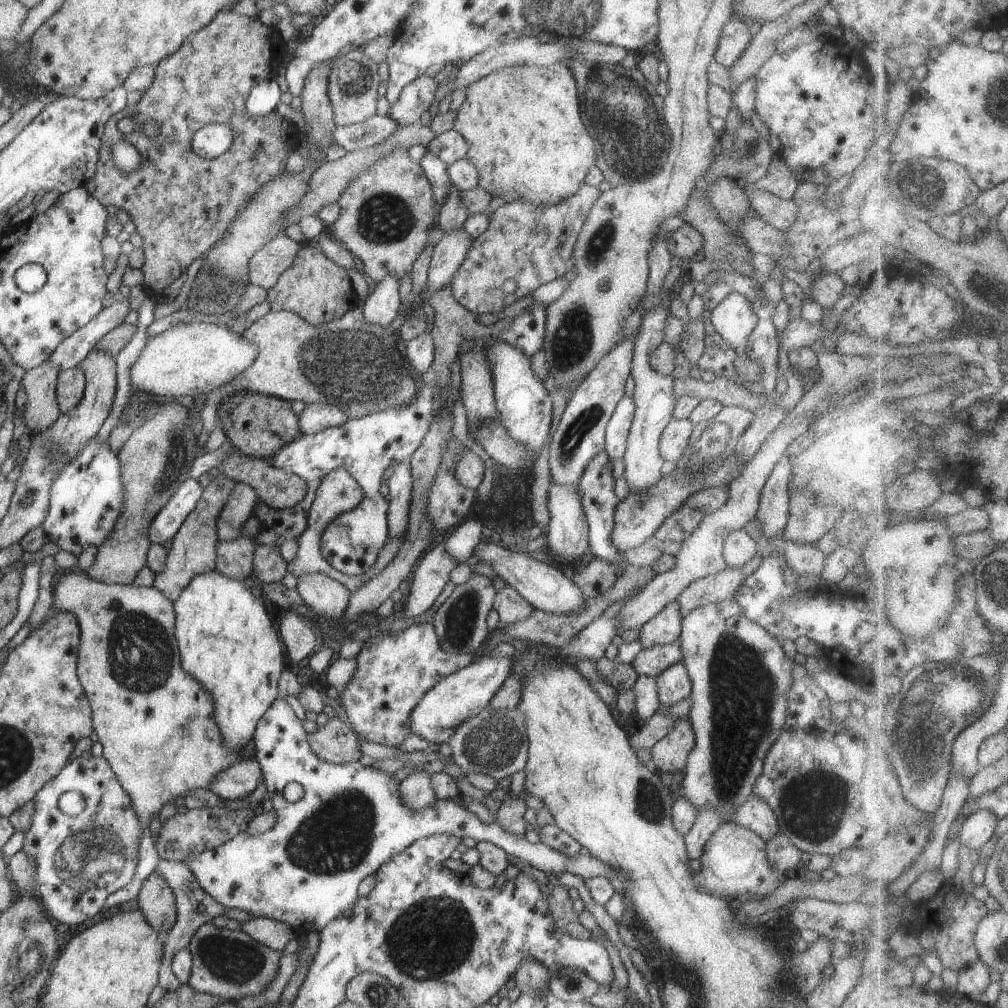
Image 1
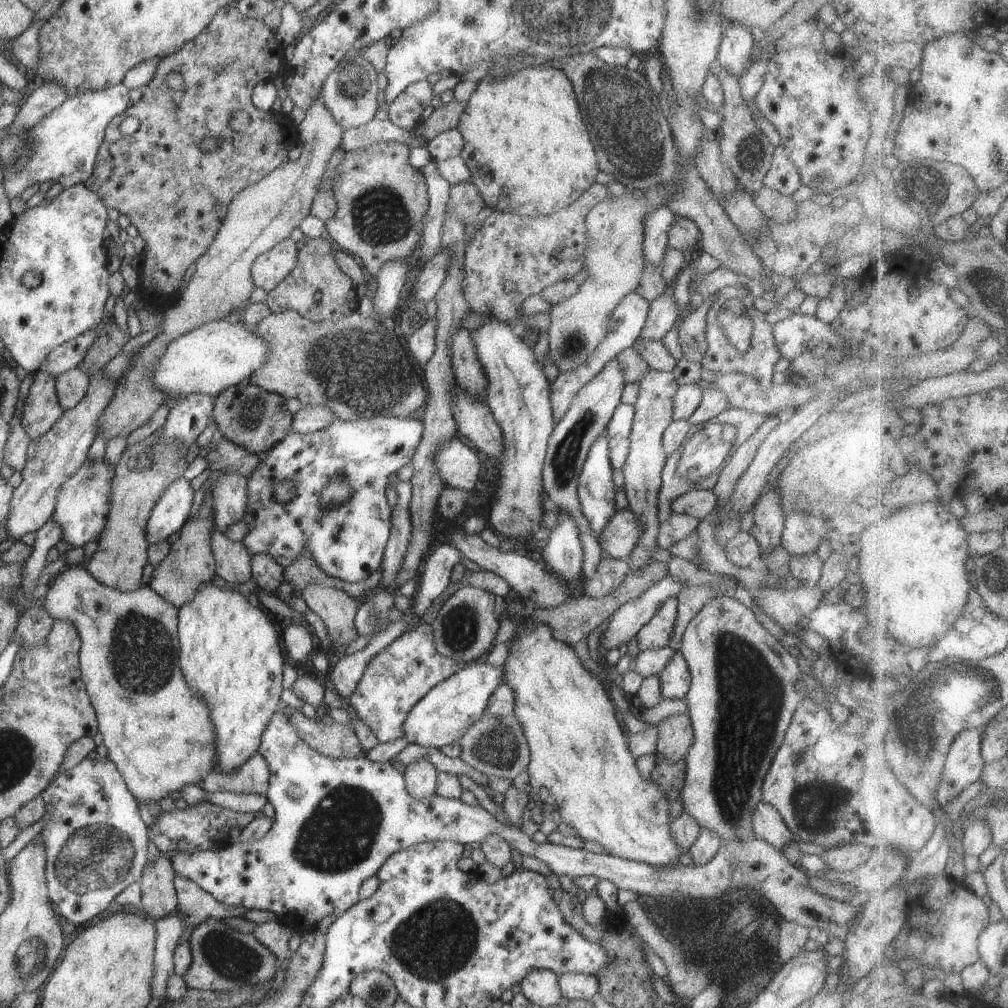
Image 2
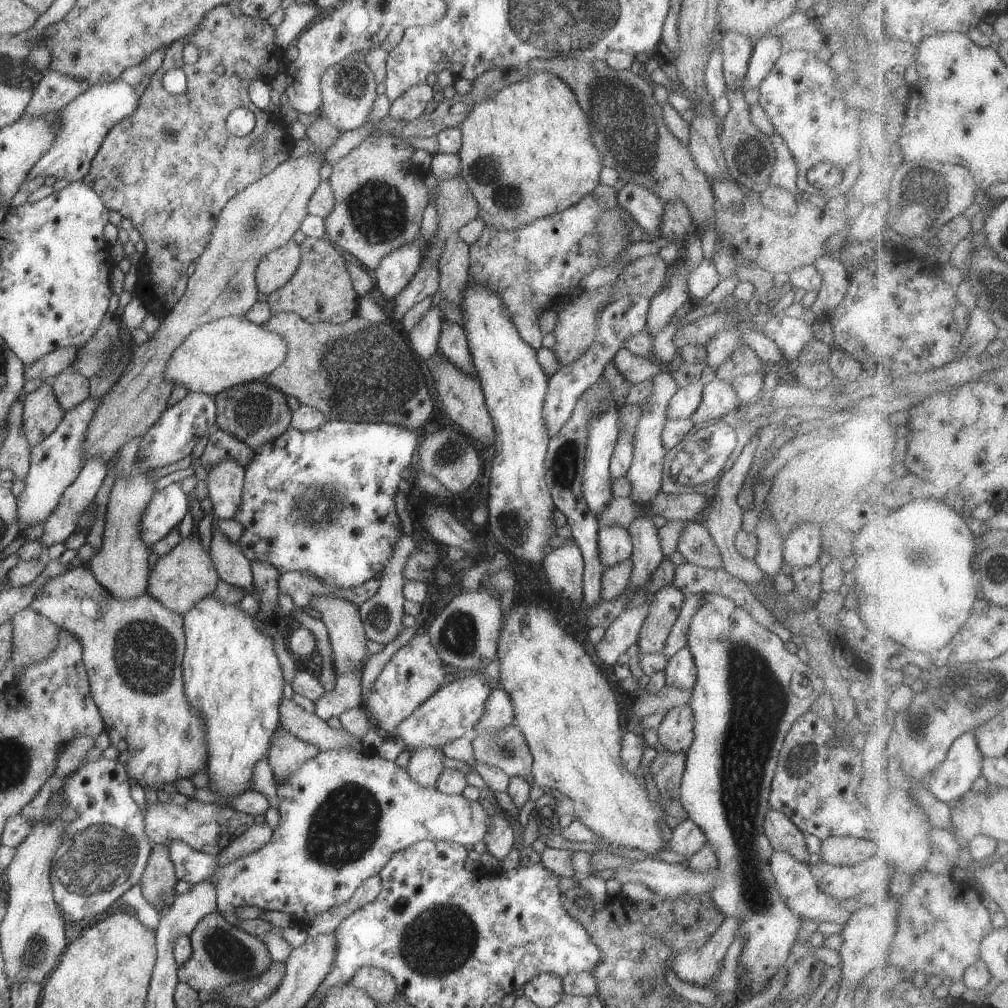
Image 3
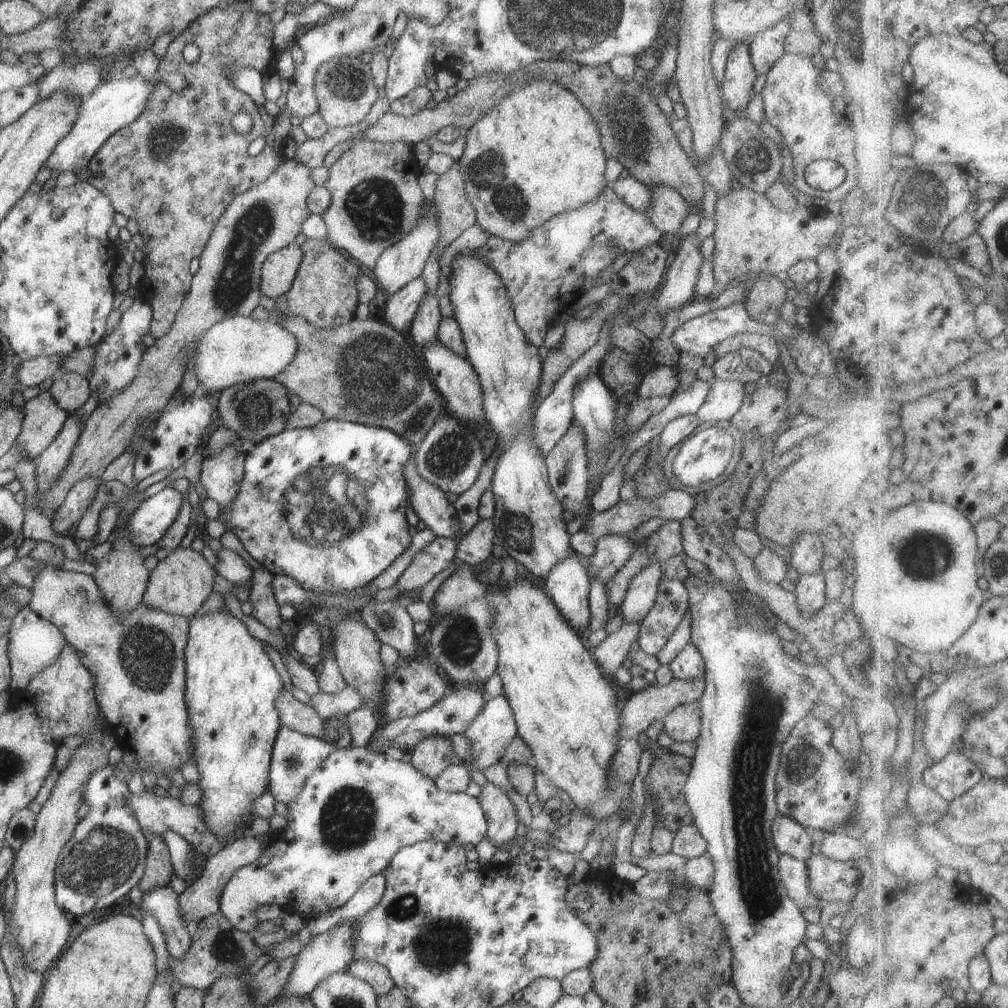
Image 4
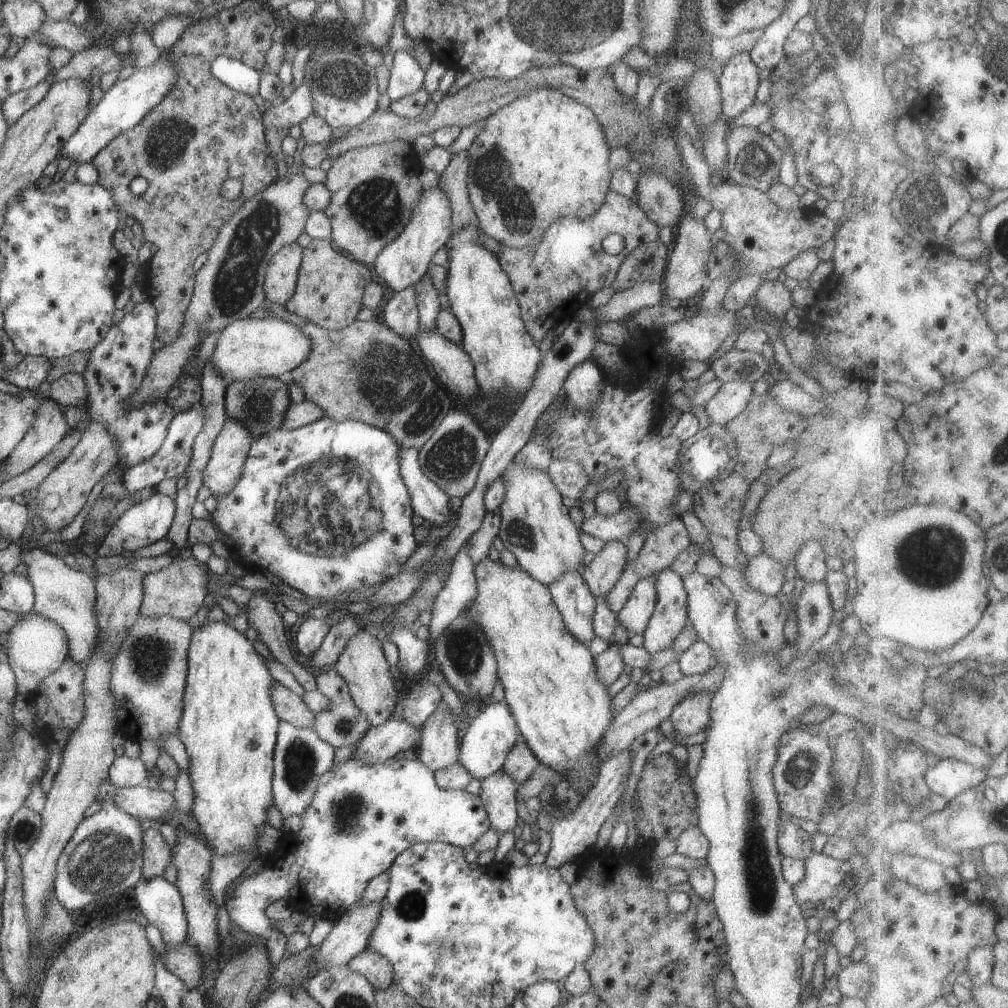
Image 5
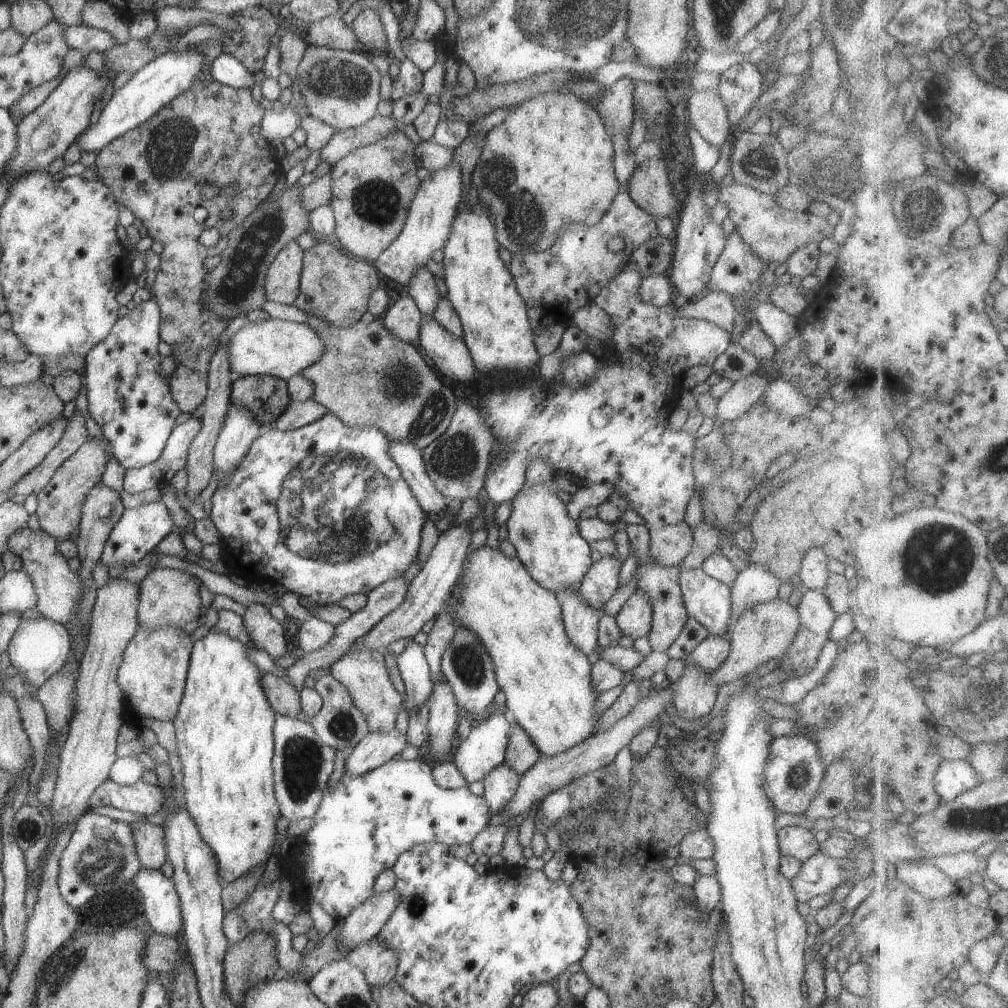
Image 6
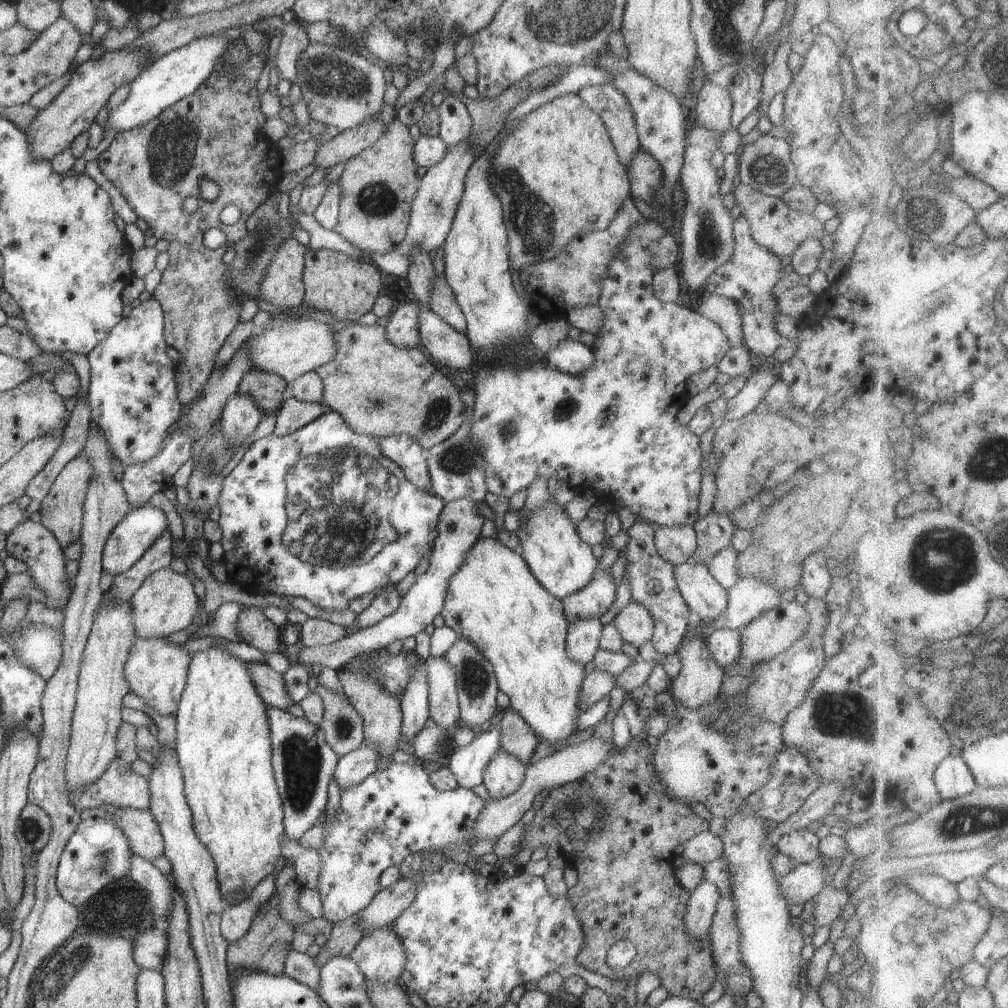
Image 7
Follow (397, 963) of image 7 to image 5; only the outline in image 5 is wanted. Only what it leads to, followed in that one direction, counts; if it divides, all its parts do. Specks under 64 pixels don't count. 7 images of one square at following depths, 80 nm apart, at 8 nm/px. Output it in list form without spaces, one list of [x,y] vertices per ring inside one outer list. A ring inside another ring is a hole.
[[[364,949],[352,957],[348,966],[365,976],[374,989],[385,989],[393,983],[392,963],[376,951]]]

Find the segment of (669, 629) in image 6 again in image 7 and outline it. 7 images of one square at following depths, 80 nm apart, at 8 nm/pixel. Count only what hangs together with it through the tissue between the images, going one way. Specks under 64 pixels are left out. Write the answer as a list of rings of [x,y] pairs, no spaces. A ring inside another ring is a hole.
[[[636,522],[629,530],[630,542],[622,549],[626,558],[625,576],[632,589],[631,601],[642,604],[653,618],[654,632],[651,642],[660,657],[674,655],[685,638],[688,624],[693,618],[692,610],[682,598],[674,578],[674,565],[664,560],[655,545],[655,531],[646,522]]]

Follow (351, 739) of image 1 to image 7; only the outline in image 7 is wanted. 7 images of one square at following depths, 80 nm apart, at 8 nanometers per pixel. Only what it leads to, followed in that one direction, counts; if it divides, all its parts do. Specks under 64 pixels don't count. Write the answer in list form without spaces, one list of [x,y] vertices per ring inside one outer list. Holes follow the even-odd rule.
[[[256,662],[248,663],[248,670],[260,698],[266,705],[280,708],[280,710],[288,710],[291,705],[294,705],[294,700],[286,692],[286,684],[280,673],[266,663]]]

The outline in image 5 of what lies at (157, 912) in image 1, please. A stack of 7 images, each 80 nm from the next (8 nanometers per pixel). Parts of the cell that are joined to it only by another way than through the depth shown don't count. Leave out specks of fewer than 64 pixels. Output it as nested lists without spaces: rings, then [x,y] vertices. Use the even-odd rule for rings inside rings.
[[[155,826],[143,832],[142,844],[143,878],[162,877],[166,867],[172,862],[171,846]]]

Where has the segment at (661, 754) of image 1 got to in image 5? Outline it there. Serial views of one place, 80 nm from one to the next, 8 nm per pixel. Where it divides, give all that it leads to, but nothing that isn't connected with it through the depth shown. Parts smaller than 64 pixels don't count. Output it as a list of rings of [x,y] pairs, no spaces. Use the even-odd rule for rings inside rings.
[[[694,691],[687,694],[672,709],[670,717],[674,730],[689,737],[704,730],[711,722],[712,697],[710,691]]]

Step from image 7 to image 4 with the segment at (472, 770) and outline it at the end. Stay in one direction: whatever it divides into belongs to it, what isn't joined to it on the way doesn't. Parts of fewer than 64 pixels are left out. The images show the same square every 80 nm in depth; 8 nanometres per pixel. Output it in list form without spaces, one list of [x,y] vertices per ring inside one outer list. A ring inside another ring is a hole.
[[[505,696],[487,697],[482,710],[463,732],[463,735],[471,744],[471,753],[465,758],[466,764],[484,772],[492,765],[500,763],[506,749],[518,736],[517,724],[508,699]]]

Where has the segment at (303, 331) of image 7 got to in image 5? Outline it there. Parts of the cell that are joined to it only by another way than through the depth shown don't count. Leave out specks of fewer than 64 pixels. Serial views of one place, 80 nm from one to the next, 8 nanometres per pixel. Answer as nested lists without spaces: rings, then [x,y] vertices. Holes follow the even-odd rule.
[[[246,317],[229,324],[222,331],[210,360],[229,384],[256,377],[272,377],[289,383],[293,380],[292,371],[308,358],[312,350],[312,341],[300,327],[277,317]]]

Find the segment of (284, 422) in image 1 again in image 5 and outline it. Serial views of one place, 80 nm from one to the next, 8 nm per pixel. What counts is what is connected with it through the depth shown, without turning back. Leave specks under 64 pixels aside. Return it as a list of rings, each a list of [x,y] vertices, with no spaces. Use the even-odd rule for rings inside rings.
[[[256,377],[247,381],[232,381],[228,385],[225,403],[229,417],[238,419],[254,438],[270,429],[280,429],[290,404],[287,383],[272,377]]]

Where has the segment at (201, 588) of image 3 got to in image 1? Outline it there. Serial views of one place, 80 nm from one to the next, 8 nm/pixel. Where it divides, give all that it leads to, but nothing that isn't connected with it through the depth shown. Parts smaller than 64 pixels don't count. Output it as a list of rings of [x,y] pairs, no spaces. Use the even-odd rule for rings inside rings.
[[[224,474],[214,477],[203,490],[198,504],[191,510],[178,532],[173,536],[164,568],[155,574],[153,582],[153,587],[173,603],[178,600],[180,593],[190,584],[194,576],[215,570],[216,545],[219,541],[217,518],[228,500],[229,492],[234,488],[235,482]]]

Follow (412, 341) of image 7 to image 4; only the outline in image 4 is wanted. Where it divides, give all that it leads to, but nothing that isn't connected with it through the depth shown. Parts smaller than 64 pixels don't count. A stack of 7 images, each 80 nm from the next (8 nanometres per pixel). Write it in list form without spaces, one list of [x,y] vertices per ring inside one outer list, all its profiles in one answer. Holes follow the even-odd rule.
[[[421,276],[414,279],[386,302],[382,320],[404,336],[408,336],[416,311],[426,294],[427,286],[424,279]]]

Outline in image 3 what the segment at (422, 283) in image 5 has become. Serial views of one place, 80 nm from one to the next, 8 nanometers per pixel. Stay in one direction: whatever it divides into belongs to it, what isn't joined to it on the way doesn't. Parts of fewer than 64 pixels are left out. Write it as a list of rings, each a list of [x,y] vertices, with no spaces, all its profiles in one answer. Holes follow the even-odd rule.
[[[438,305],[431,306],[408,333],[410,348],[424,359],[432,356],[439,350],[438,343],[443,322]]]

